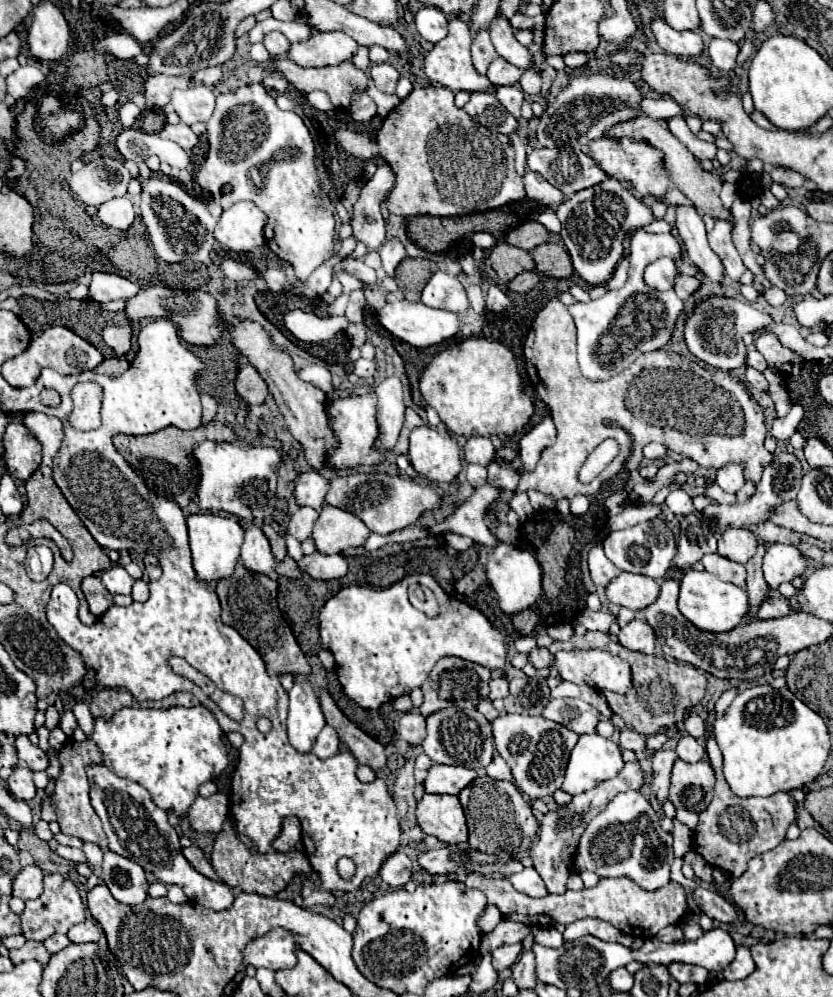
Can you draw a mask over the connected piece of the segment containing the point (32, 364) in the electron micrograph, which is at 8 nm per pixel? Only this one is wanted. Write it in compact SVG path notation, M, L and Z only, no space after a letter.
M52 326L52 328L46 328L36 340L32 340L30 346L20 356L8 360L2 366L2 376L6 378L6 382L10 386L26 388L38 380L38 374L44 368L54 368L60 374L80 374L84 370L94 370L102 360L104 360L104 356L92 344L88 344L86 340L76 336L72 330L68 330L64 326Z

